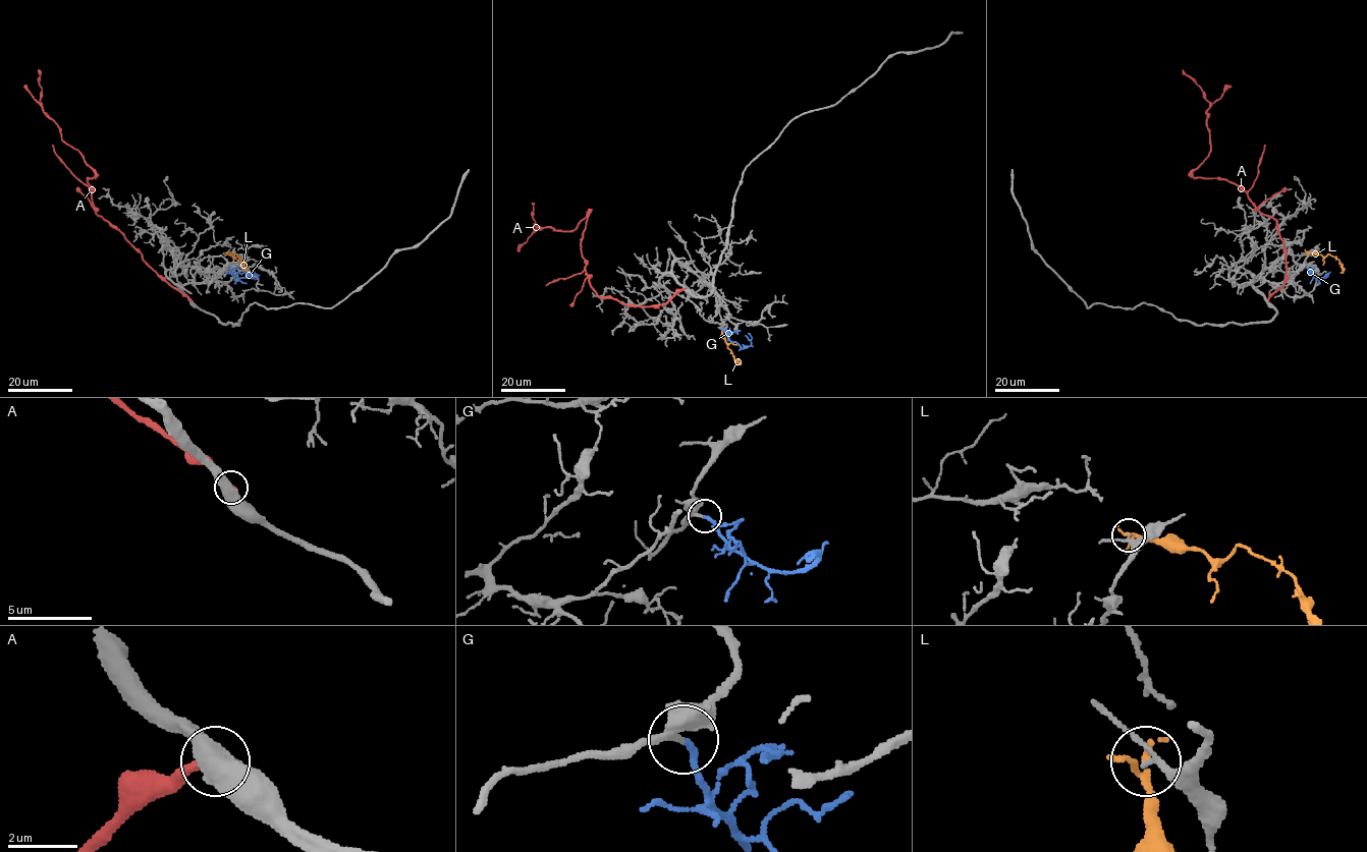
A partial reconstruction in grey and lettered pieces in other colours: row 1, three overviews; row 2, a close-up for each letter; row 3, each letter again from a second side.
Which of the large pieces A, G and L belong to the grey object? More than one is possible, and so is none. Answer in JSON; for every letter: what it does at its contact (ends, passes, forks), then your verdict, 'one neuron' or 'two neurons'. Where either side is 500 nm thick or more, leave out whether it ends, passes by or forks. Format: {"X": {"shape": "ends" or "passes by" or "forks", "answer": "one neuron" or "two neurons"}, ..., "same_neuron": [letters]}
{"A": {"answer": "two neurons"}, "G": {"shape": "ends", "answer": "one neuron"}, "L": {"shape": "passes by", "answer": "two neurons"}, "same_neuron": ["G"]}

